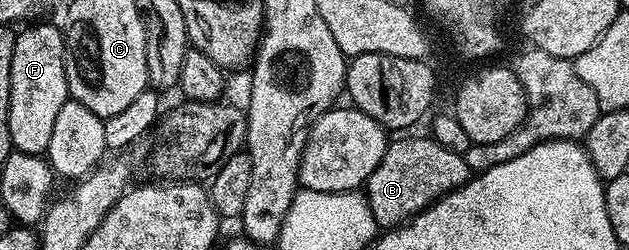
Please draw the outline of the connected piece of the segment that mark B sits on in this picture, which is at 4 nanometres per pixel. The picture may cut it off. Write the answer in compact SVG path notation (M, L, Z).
M410 136L395 137L398 139L395 142L393 139L387 145L380 164L376 164L376 170L368 176L364 187L366 202L372 208L372 216L378 221L379 227L382 228L393 228L401 225L420 213L421 210L426 209L437 198L447 194L449 190L458 190L472 177L470 165L467 164L465 157L444 148L433 136L425 136L426 138L406 137Z

